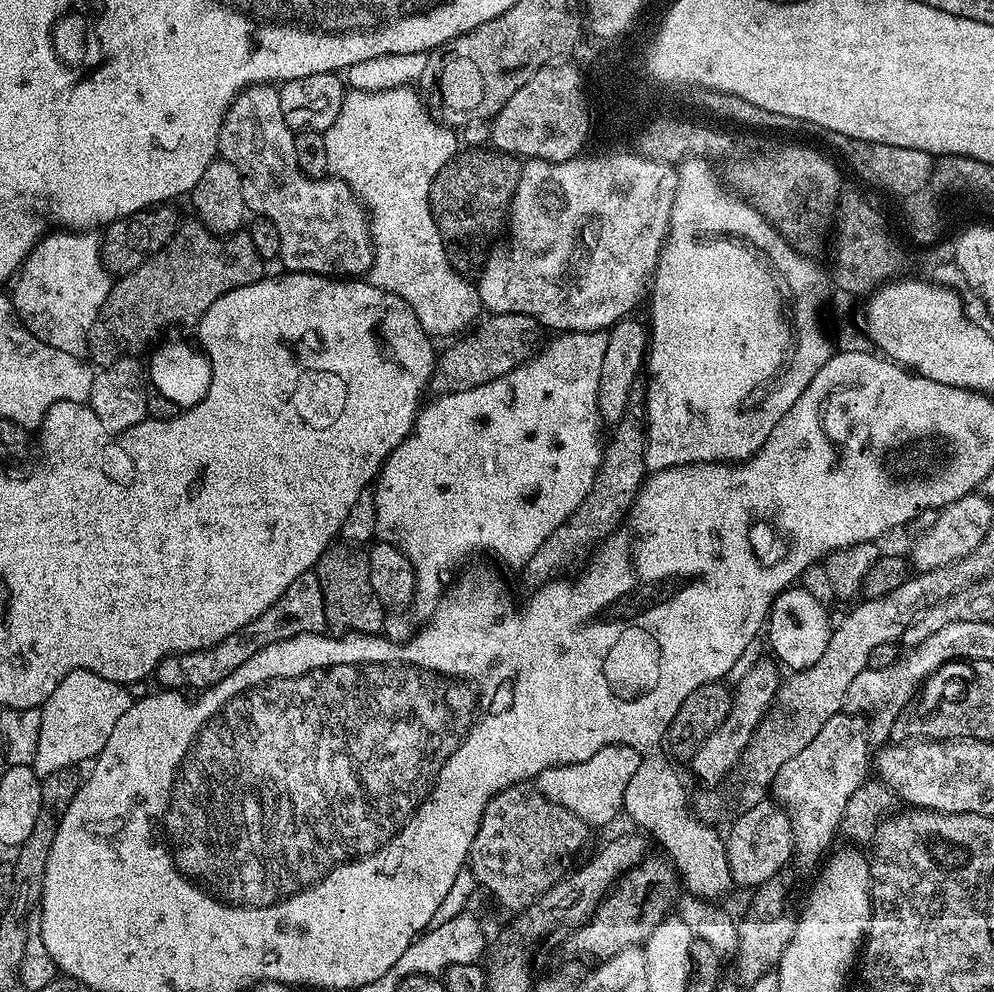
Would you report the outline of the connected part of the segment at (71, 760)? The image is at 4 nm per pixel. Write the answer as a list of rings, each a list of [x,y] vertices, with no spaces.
[[[74,670],[54,686],[54,694],[39,709],[41,733],[38,734],[37,752],[31,762],[36,776],[43,778],[63,768],[75,769],[76,764],[87,765],[95,761],[106,746],[118,718],[130,710],[134,702],[129,689],[123,684],[115,684],[93,672]]]

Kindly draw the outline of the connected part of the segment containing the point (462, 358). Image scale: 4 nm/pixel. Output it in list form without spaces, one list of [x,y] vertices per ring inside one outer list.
[[[526,314],[483,317],[471,331],[453,339],[449,343],[453,344],[437,355],[436,369],[432,372],[431,391],[436,394],[461,392],[510,374],[520,364],[537,355],[541,347],[540,332],[542,333],[541,324],[533,316]]]

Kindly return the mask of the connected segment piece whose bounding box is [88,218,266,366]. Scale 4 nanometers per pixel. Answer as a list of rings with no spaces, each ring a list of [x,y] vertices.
[[[199,218],[191,219],[185,219],[181,223],[174,238],[170,238],[161,252],[155,252],[146,263],[138,266],[138,270],[119,277],[113,283],[100,316],[88,335],[88,356],[93,365],[107,366],[121,356],[140,354],[136,352],[142,351],[167,324],[195,326],[200,323],[202,314],[206,314],[206,310],[210,310],[210,306],[222,298],[222,294],[238,290],[238,286],[250,286],[265,279],[266,261],[258,254],[258,250],[254,250],[254,242],[247,231],[241,230],[226,237],[217,236]]]

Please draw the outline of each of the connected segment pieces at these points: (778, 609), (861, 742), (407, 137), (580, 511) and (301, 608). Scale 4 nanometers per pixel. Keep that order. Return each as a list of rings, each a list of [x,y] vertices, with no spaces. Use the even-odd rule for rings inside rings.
[[[799,586],[785,588],[776,597],[768,612],[766,636],[768,632],[768,644],[773,652],[771,655],[785,669],[786,667],[788,670],[809,668],[814,666],[814,662],[818,662],[818,658],[822,658],[822,653],[826,651],[826,642],[830,642],[834,627],[833,621],[828,621],[828,611],[822,602],[818,602],[818,598],[806,594],[806,590]]]
[[[840,711],[814,734],[814,742],[802,750],[802,754],[794,754],[782,770],[772,780],[771,795],[786,809],[788,819],[792,821],[792,837],[796,839],[795,859],[808,864],[825,855],[824,850],[831,844],[832,838],[843,825],[846,814],[846,802],[850,802],[850,794],[858,790],[870,776],[870,752],[868,756],[868,724],[860,714]]]
[[[412,86],[377,92],[345,91],[338,118],[334,118],[332,125],[323,132],[326,162],[329,173],[350,186],[370,217],[372,269],[366,273],[368,283],[390,294],[398,294],[398,298],[402,298],[410,310],[414,310],[421,328],[429,336],[452,338],[477,323],[476,294],[448,271],[444,261],[445,252],[441,250],[436,237],[438,229],[433,228],[431,216],[428,216],[426,197],[427,183],[433,173],[457,155],[457,133],[433,120],[428,124],[420,124],[420,112],[422,116],[422,97]]]
[[[643,385],[632,387],[628,396],[628,405],[615,425],[612,442],[605,447],[603,462],[596,473],[594,485],[582,500],[582,505],[574,510],[562,525],[554,530],[550,537],[524,564],[518,579],[526,586],[538,586],[543,582],[559,577],[586,548],[602,542],[612,535],[623,523],[629,509],[643,484],[648,469],[645,466],[644,451],[647,448],[646,433],[646,390]]]
[[[315,571],[302,574],[286,586],[286,590],[278,598],[278,602],[270,610],[263,612],[254,622],[244,627],[243,632],[230,634],[222,642],[218,642],[212,648],[205,648],[203,652],[178,652],[175,656],[167,656],[154,673],[159,687],[164,690],[203,690],[212,688],[222,678],[234,674],[242,662],[250,662],[258,650],[262,650],[271,644],[277,644],[279,640],[288,640],[292,636],[301,636],[307,632],[317,634],[325,631],[328,619],[324,613],[324,599],[322,598],[322,586],[318,586],[318,578]]]

